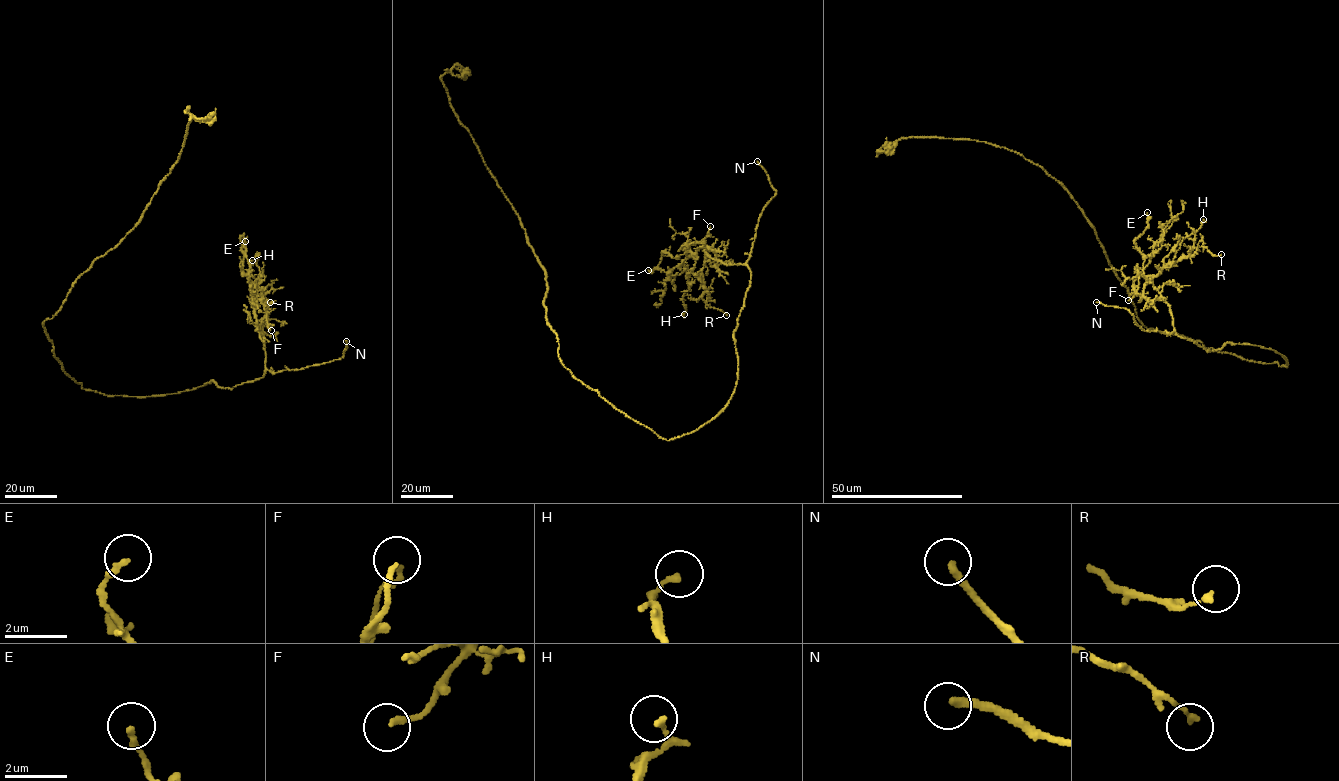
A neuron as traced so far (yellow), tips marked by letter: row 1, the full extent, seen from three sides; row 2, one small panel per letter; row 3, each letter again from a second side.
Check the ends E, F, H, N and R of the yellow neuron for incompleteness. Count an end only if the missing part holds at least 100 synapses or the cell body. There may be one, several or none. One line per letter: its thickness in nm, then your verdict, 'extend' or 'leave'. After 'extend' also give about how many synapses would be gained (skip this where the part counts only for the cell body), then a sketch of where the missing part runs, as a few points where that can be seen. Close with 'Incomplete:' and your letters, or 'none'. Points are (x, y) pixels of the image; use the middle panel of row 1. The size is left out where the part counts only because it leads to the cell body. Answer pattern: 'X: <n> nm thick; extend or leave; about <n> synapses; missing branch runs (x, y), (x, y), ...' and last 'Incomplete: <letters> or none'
E: 190 nm thick; leave
F: 160 nm thick; leave
H: 120 nm thick; leave
N: 240 nm thick; extend
R: 150 nm thick; leave
Incomplete: N

